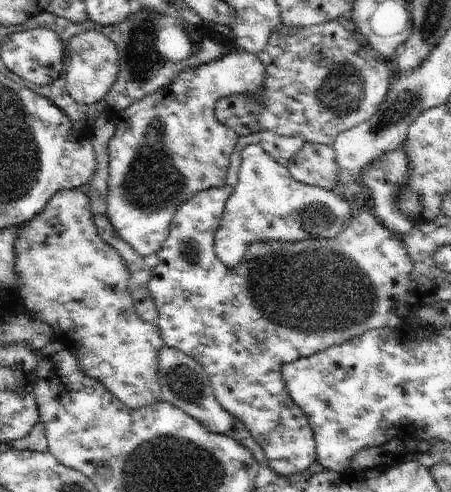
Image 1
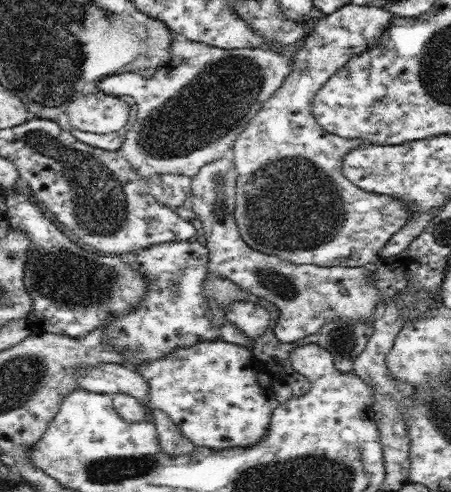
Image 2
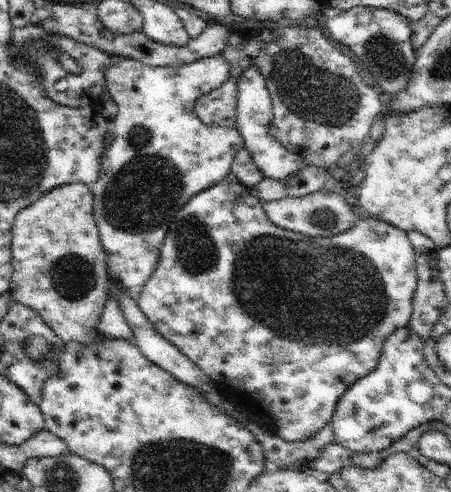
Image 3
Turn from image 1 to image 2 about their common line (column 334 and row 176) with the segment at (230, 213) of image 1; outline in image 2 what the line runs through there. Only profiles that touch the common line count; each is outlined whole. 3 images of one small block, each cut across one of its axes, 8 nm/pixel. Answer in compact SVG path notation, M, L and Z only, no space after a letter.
M228 152L224 158L206 162L204 168L198 170L198 174L192 178L190 194L194 194L194 214L204 224L204 242L210 252L208 272L210 276L224 278L236 282L240 288L248 290L250 294L260 298L266 298L274 306L278 306L280 318L274 328L276 340L282 344L298 344L302 338L310 338L320 332L320 328L326 322L332 322L336 318L340 320L376 320L380 316L382 294L368 282L378 266L372 262L364 268L322 268L314 264L302 264L294 266L292 262L282 260L278 254L268 256L248 246L248 242L242 240L240 228L236 224L236 166L234 166L234 154Z

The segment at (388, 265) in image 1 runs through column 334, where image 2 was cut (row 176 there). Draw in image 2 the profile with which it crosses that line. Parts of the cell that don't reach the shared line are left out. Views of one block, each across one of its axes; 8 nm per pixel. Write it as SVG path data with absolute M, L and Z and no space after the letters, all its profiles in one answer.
M348 4L334 14L316 22L314 30L310 28L304 36L304 48L296 54L292 72L284 80L282 88L262 104L258 114L248 122L246 130L234 142L234 166L238 174L236 182L236 224L240 228L240 236L248 242L250 248L268 254L280 256L294 266L314 264L322 268L342 266L342 268L364 268L374 262L386 242L408 226L414 218L412 208L388 194L372 194L362 190L354 182L344 176L344 156L350 150L364 146L366 142L360 138L342 138L338 134L330 134L324 130L314 116L314 98L318 92L326 90L328 80L344 68L354 56L360 56L382 40L382 34L388 30L396 16L382 8L362 8L356 4Z

